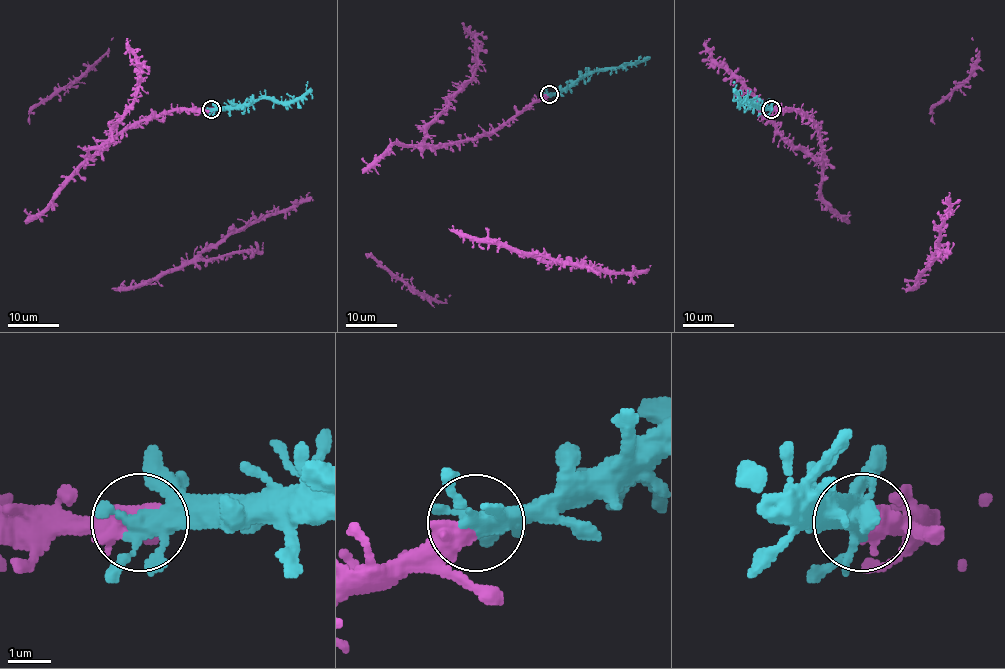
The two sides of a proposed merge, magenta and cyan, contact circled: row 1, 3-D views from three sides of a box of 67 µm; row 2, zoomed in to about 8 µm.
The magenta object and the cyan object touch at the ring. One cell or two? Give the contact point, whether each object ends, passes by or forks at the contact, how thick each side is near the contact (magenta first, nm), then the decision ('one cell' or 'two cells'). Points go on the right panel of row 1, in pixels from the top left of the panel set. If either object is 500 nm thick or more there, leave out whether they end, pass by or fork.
at (771, 109); 550 nm thick on the magenta side, 340 nm on the other; one cell

